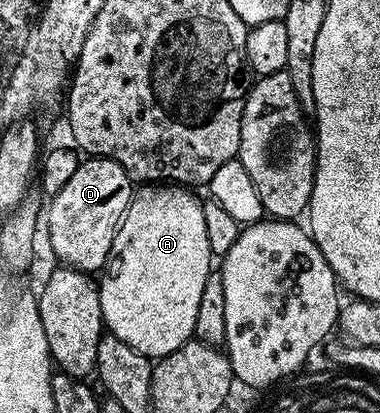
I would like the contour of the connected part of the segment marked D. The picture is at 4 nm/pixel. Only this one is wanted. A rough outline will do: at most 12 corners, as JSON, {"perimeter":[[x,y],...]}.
{"perimeter":[[84,158],[50,196],[58,262],[102,272],[131,203],[117,161]]}

